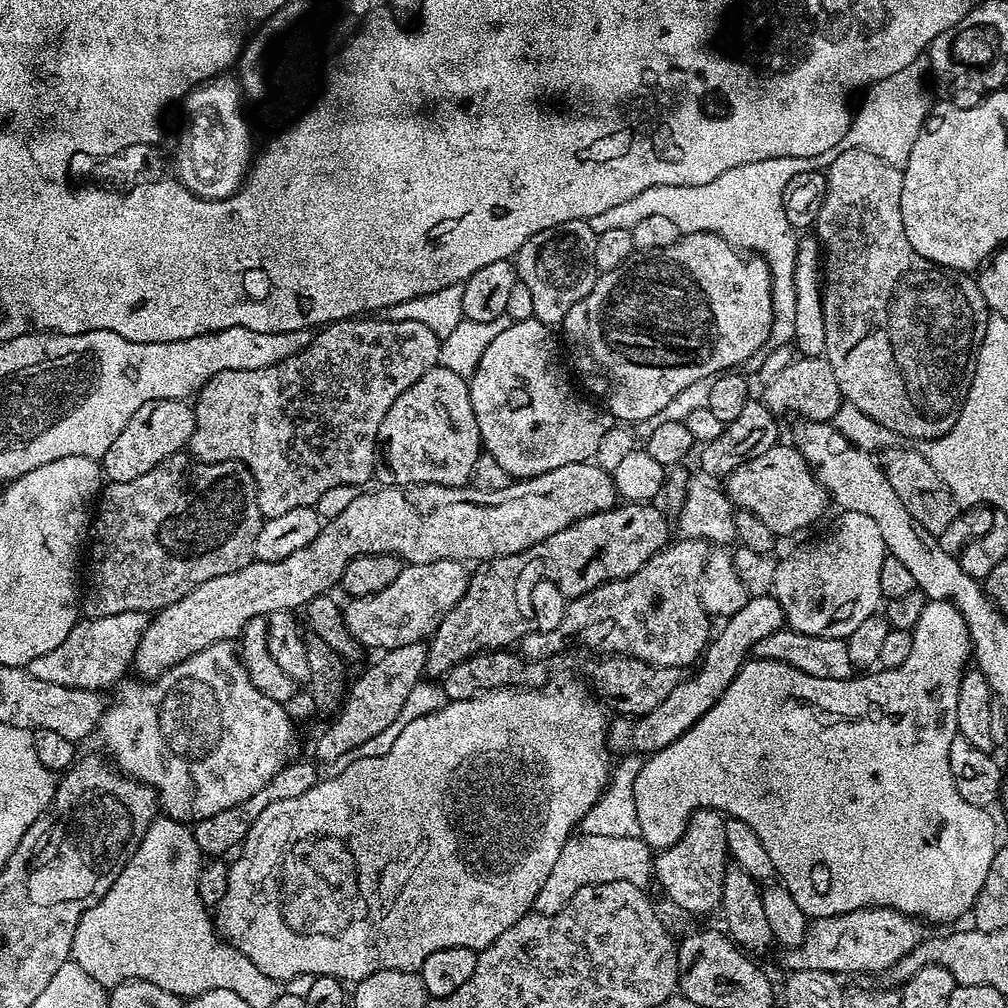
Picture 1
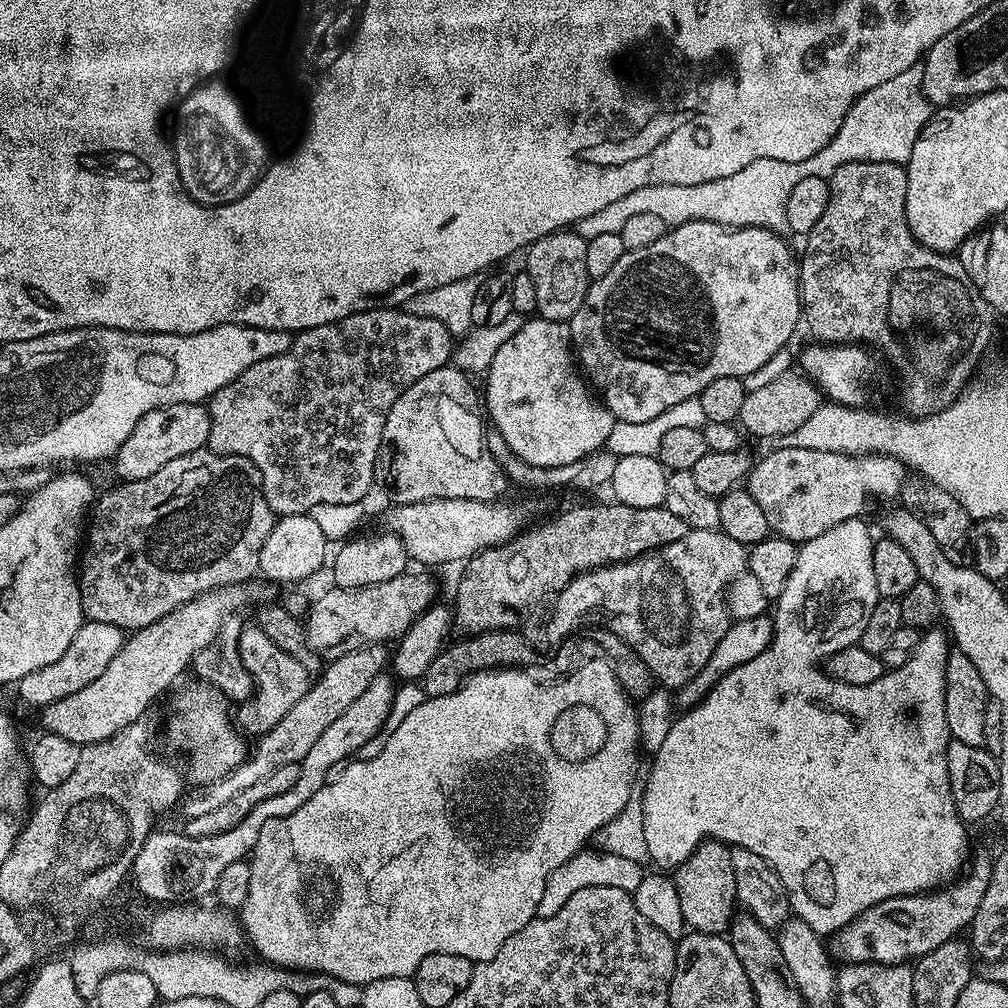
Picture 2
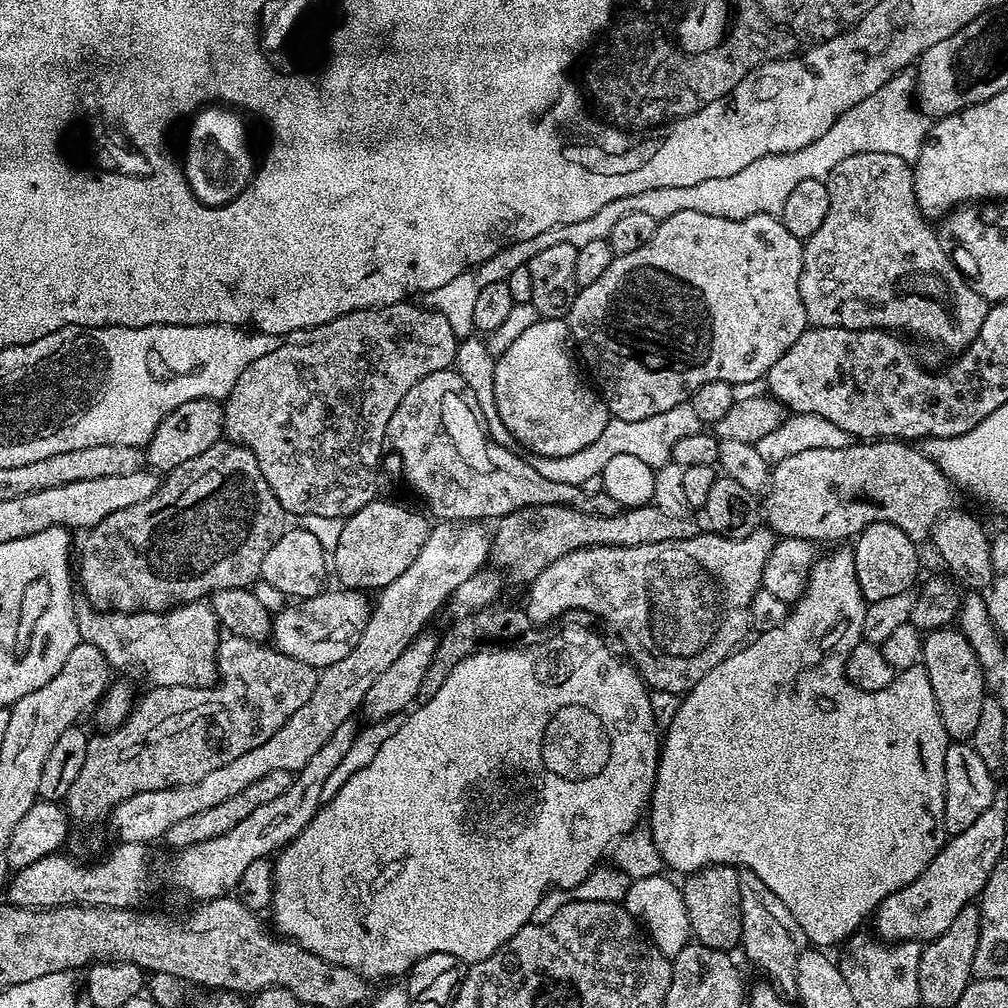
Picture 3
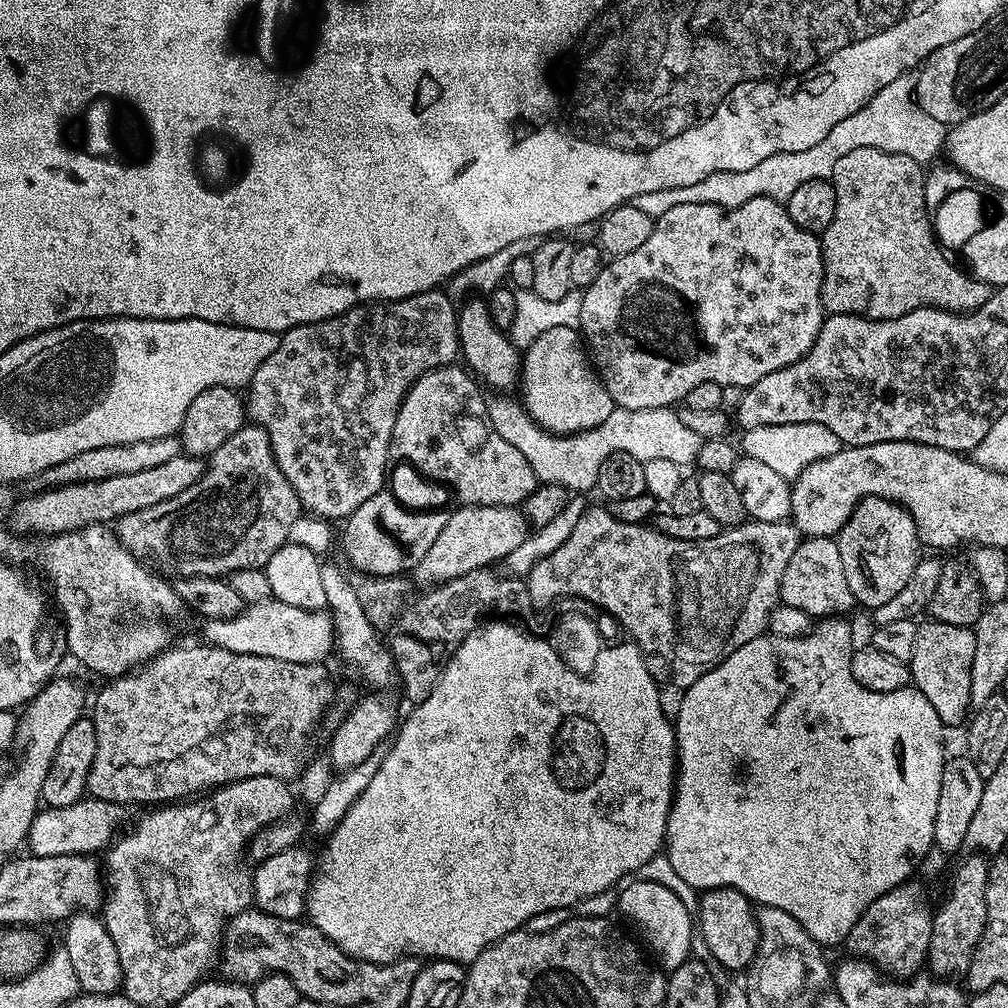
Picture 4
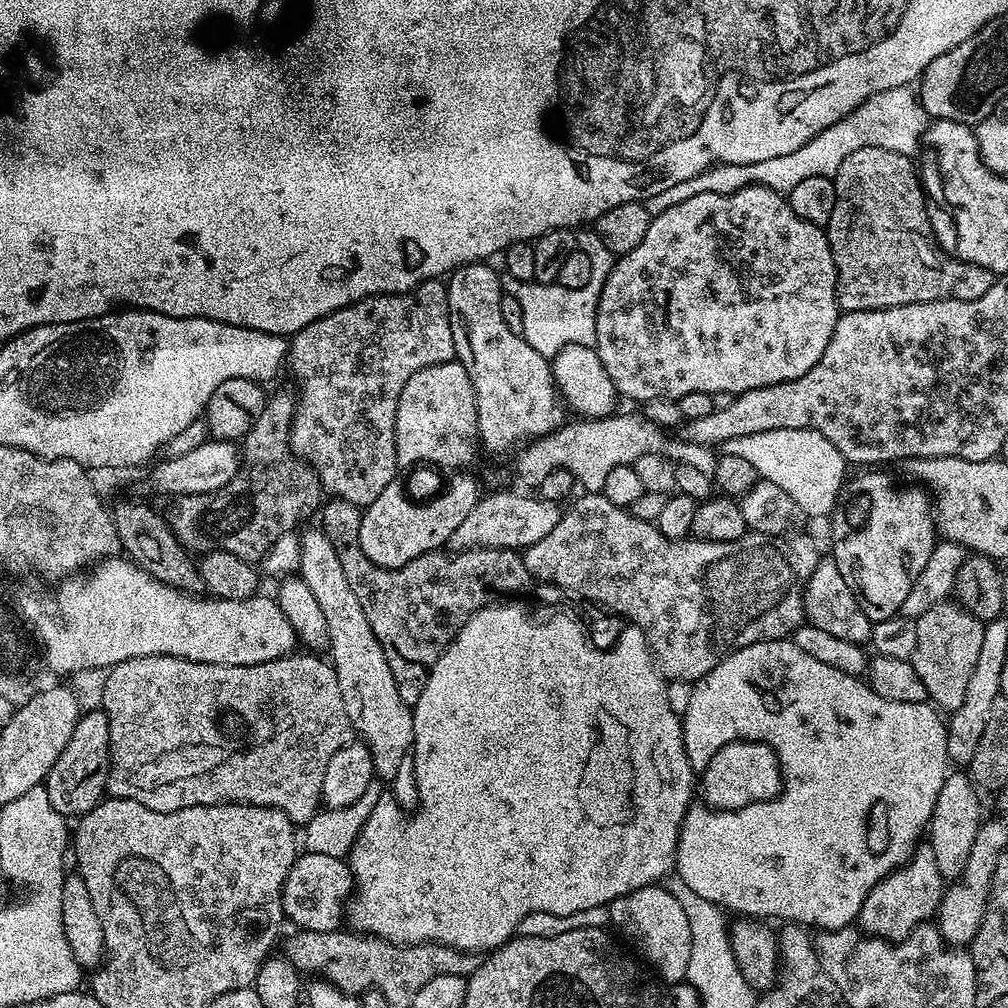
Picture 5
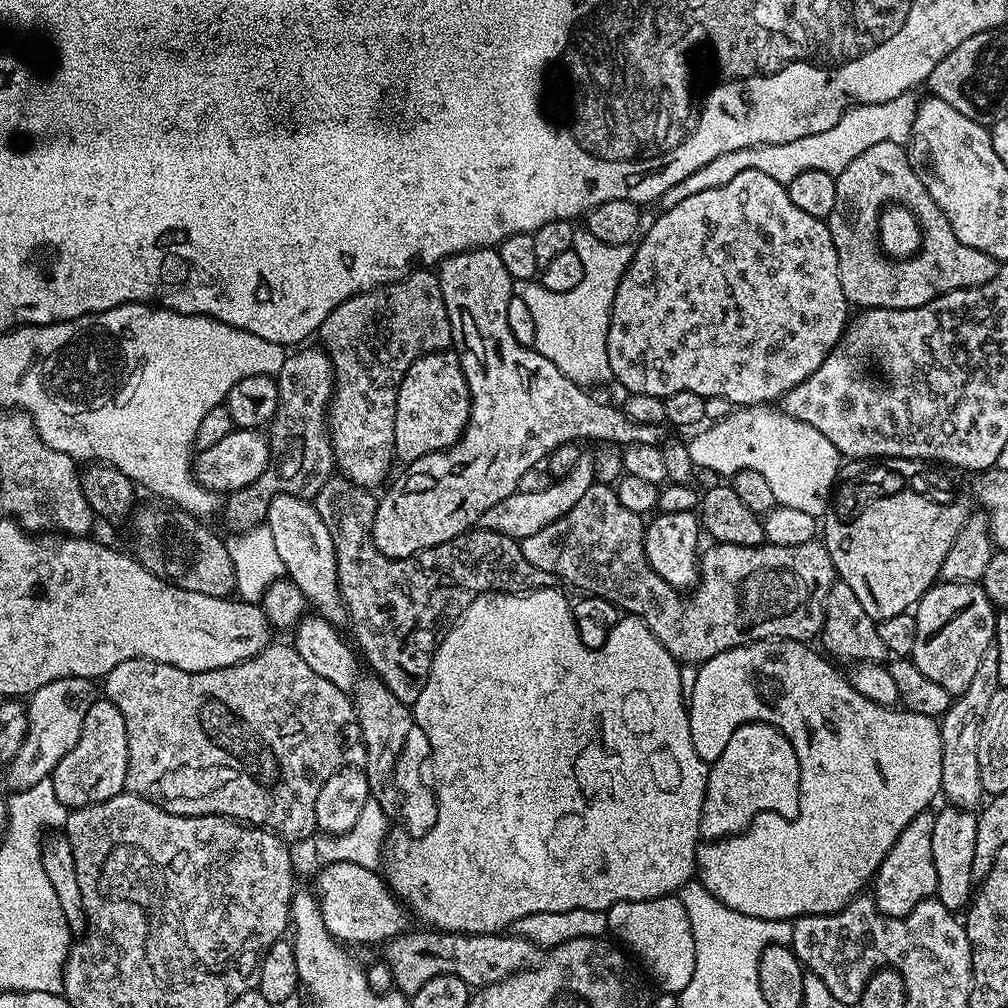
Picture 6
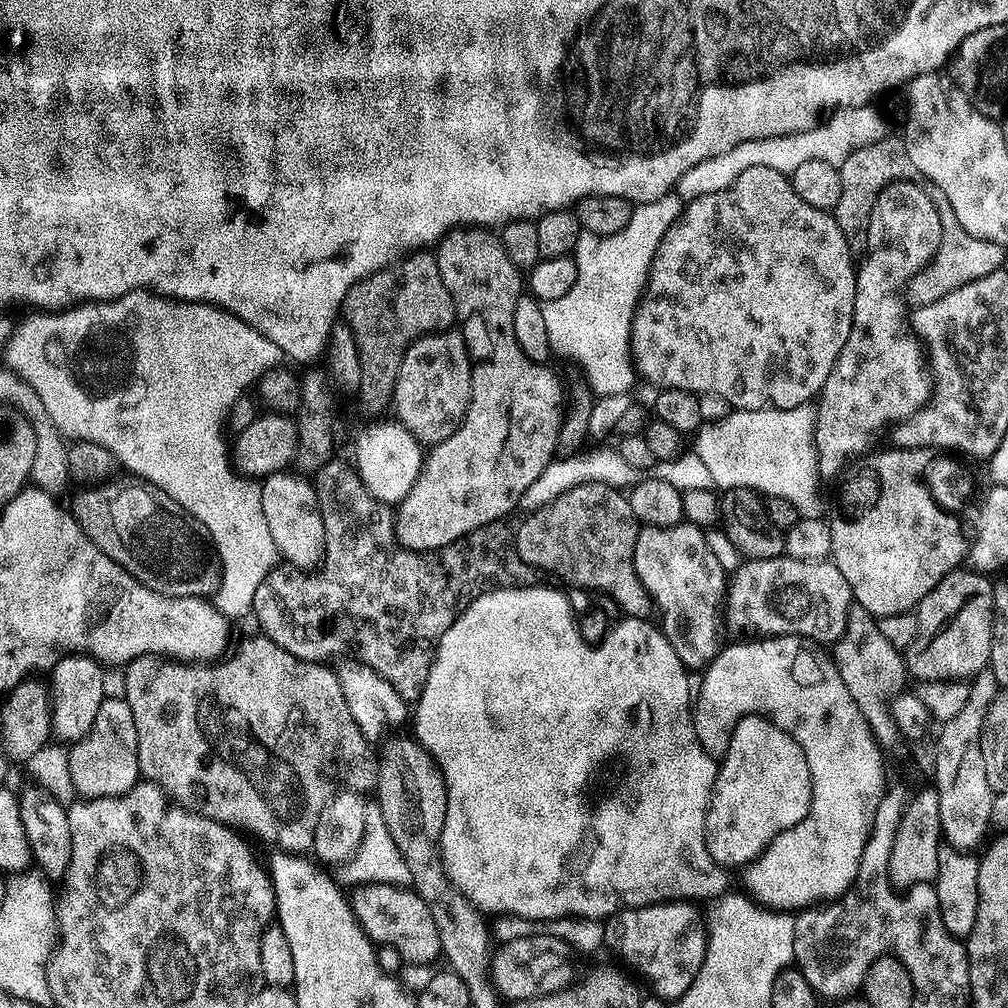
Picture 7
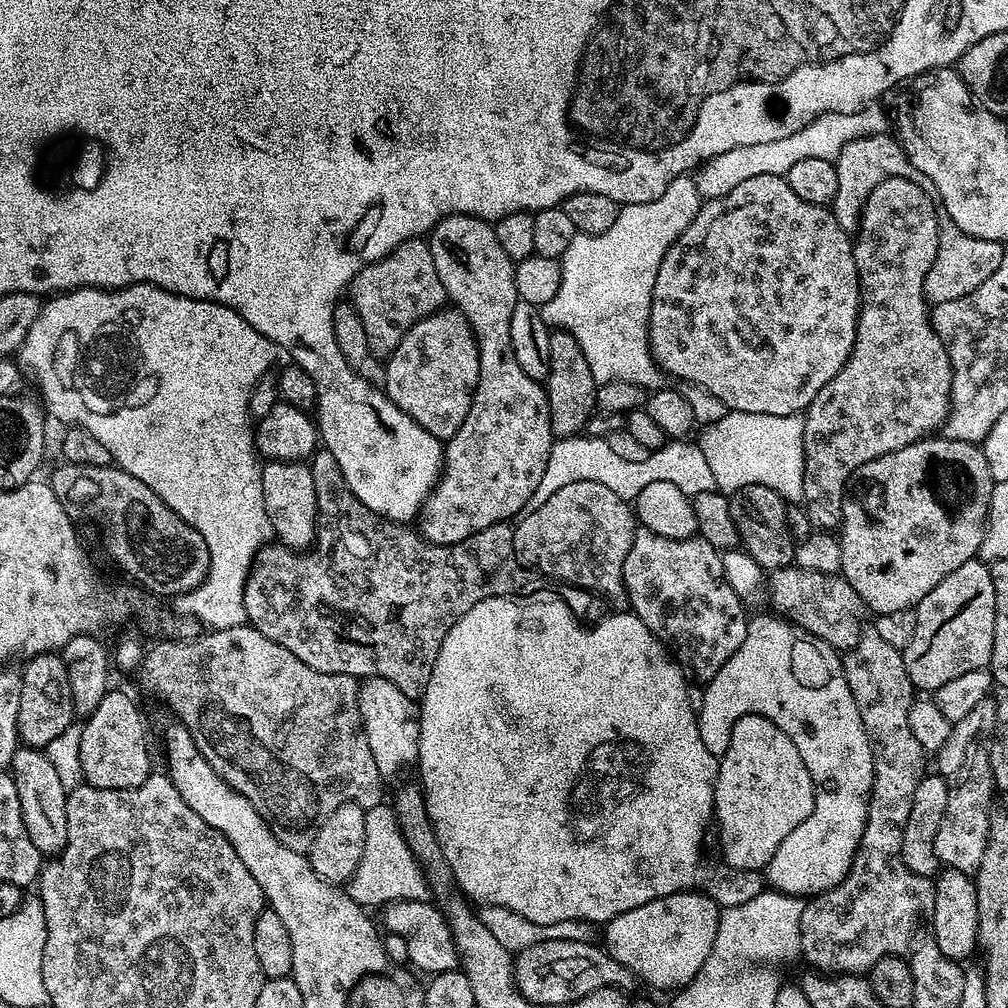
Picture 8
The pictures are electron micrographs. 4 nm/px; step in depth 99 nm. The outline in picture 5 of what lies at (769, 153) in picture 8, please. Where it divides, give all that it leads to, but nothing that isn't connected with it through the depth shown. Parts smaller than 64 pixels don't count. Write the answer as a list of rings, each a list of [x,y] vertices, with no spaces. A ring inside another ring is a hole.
[[[911,83],[894,86],[891,90],[875,92],[870,98],[866,98],[866,102],[862,102],[862,106],[846,114],[846,118],[814,134],[814,138],[810,138],[806,146],[798,146],[798,150],[793,150],[790,154],[749,164],[714,164],[705,172],[694,174],[694,178],[686,178],[686,182],[678,182],[678,186],[670,186],[670,190],[654,194],[646,202],[646,207],[654,217],[662,214],[662,210],[670,210],[670,206],[678,206],[678,202],[686,202],[686,198],[694,198],[694,194],[730,194],[751,184],[761,184],[775,192],[787,194],[806,178],[835,177],[841,162],[850,158],[854,150],[866,150],[866,146],[878,146],[882,150],[894,150],[903,156],[915,157],[929,123],[930,117],[924,112],[917,85]]]

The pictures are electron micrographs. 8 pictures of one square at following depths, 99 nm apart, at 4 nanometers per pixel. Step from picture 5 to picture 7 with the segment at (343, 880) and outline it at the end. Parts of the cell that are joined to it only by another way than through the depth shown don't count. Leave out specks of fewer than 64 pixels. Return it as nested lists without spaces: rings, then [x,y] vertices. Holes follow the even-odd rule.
[[[361,884],[353,887],[351,892],[352,913],[373,945],[394,946],[408,966],[428,964],[435,956],[441,955],[438,926],[434,926],[430,906],[426,906],[426,902],[422,902],[420,895],[413,892],[411,887],[398,884]]]

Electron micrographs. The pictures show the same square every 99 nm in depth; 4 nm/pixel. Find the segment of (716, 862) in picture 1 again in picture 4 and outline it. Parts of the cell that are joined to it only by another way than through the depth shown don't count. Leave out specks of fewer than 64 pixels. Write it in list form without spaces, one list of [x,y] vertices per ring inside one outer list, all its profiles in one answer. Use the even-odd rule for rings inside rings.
[[[733,888],[707,889],[696,908],[698,934],[711,956],[728,970],[745,971],[757,954],[760,931],[752,902]]]

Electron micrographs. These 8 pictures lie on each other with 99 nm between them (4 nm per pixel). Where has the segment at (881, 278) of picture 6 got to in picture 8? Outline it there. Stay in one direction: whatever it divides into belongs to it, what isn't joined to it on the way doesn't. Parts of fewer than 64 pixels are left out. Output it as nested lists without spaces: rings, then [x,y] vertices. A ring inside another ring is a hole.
[[[888,132],[854,138],[854,142],[846,142],[846,146],[842,146],[842,150],[836,155],[834,163],[838,170],[838,194],[834,194],[830,210],[838,226],[842,226],[842,230],[849,234],[854,234],[860,229],[860,215],[866,198],[870,198],[870,190],[886,182],[886,178],[906,178],[923,192],[932,194],[936,191],[934,182],[930,182],[930,178],[926,178],[926,174],[922,174],[922,170],[918,170],[914,162],[910,162],[899,139]],[[944,207],[936,209],[940,241],[938,254],[934,258],[934,266],[930,266],[930,274],[926,274],[924,283],[924,298],[929,305],[935,306],[942,302],[954,302],[954,298],[966,298],[966,294],[978,290],[998,266],[1002,266],[1002,258],[1006,255],[1006,248],[999,240],[983,240],[966,234],[966,230],[958,230],[954,218],[946,214]]]

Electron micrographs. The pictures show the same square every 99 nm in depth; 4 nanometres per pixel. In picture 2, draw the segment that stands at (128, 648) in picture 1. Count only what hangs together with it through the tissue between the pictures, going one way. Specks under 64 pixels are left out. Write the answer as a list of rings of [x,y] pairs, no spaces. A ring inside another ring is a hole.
[[[93,620],[81,624],[78,634],[74,634],[74,642],[66,646],[66,654],[62,654],[58,662],[50,662],[50,666],[42,666],[42,670],[34,670],[34,674],[26,674],[26,678],[19,680],[21,698],[28,704],[43,706],[82,690],[82,686],[90,686],[90,682],[94,682],[94,678],[98,678],[98,674],[110,666],[110,661],[114,654],[118,654],[125,639],[125,633],[118,626]]]

